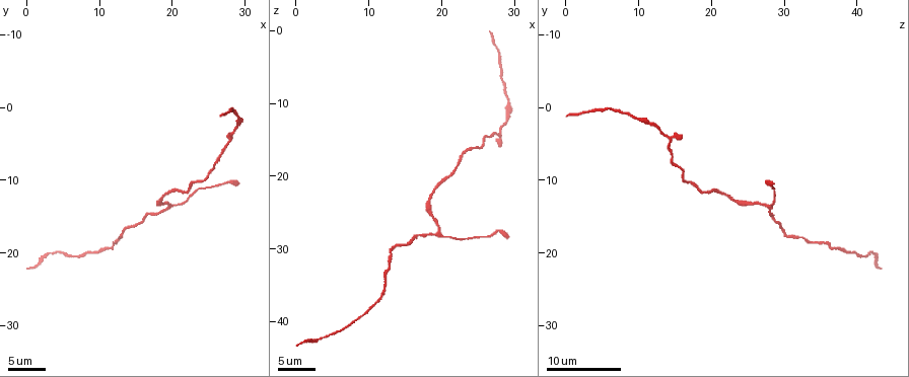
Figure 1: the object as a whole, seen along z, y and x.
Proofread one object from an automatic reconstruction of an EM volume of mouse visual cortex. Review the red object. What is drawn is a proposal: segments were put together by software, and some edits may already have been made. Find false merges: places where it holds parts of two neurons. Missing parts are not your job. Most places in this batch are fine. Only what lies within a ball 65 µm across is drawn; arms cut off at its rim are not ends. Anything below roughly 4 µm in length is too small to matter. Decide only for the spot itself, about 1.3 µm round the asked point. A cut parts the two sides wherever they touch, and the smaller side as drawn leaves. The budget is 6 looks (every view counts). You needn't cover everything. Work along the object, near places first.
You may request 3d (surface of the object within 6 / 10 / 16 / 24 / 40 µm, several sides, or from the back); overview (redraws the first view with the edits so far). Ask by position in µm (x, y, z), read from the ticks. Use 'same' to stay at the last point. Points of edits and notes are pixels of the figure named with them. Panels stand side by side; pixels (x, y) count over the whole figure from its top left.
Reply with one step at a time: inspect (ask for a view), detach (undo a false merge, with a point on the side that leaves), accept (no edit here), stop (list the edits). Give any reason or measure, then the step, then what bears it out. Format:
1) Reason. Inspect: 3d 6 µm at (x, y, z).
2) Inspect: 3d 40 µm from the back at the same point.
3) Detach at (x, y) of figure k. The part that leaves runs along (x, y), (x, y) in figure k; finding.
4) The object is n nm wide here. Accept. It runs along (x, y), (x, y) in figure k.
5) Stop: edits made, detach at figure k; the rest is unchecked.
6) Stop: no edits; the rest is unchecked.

Branch point. Inspect: 3d 6 µm at (19.0, 14.0, 28.0).

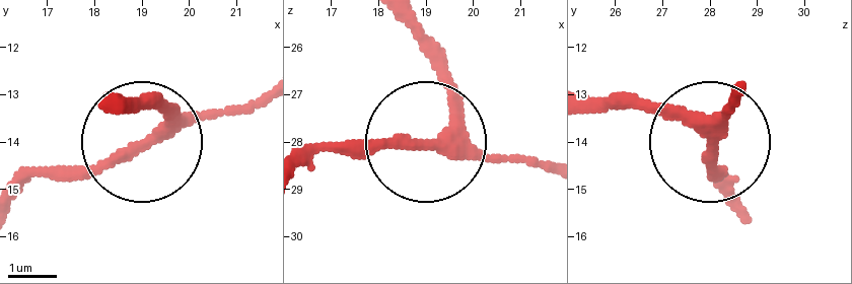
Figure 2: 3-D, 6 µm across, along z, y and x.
Other side. Inspect: 3d 6 µm from the back at (19.25, 14.00, 28.05).

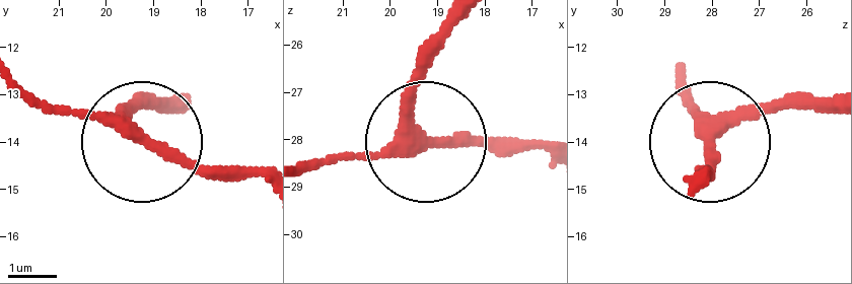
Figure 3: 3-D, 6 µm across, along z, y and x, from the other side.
3 arms meet here. Accept. It runs along (826, 98), (728, 119), (704, 139), (692, 94) in figure 3; one neuron here.

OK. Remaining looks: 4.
Sudden change in width. Inspect: 3d 10 µm at (29.0, 2.0, 10.5).

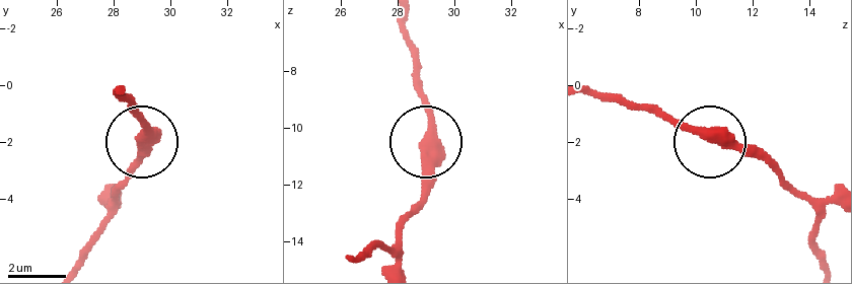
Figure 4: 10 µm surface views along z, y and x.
The object is 400 nm wide here. Accept. It runs along (353, 258), (392, 249), (419, 200), (431, 120), (423, 85) in figure 4; continuous, no second neuron.

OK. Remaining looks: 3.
Sudden change in width. Inspect: 3d 10 µm at (27.5, 6.0, 14.0).

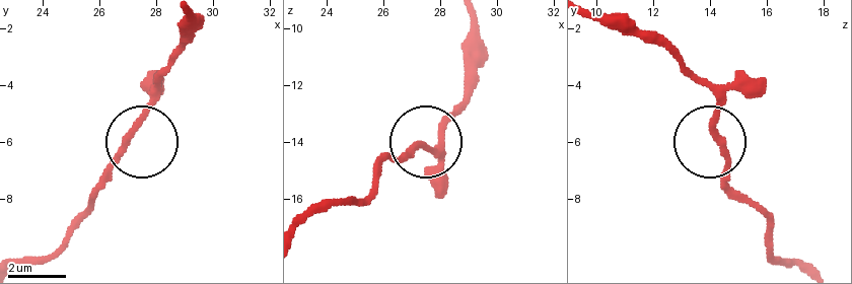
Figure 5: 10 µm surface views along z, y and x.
Inspect: 3d 10 µm from the back at (27.2, 5.6, 14.1).

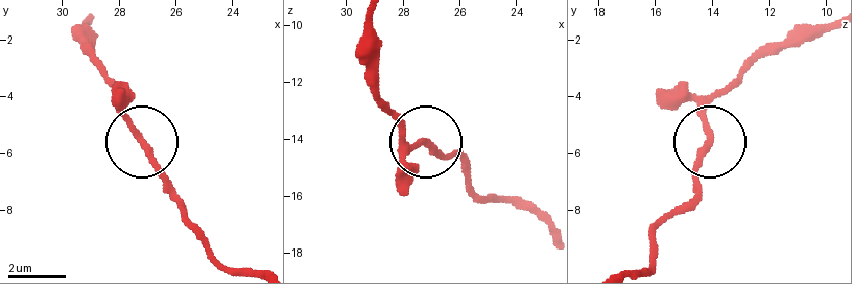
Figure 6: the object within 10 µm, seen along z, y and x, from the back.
The object is 230 nm wide here. Accept. It runs along (529, 214), (478, 192), (458, 158), (425, 141), (406, 162) in figure 6; one neuron here.

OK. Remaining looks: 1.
Stop: no edits; the rest is unchecked.

